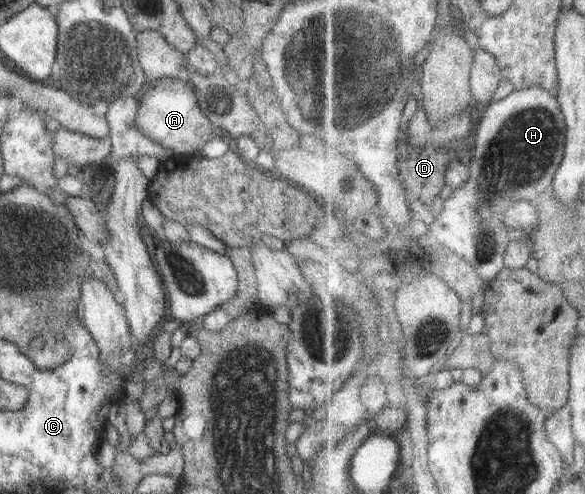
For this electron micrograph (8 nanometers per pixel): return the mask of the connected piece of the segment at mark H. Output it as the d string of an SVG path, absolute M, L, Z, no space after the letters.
M533 86L523 90L515 89L512 94L509 94L506 98L499 101L494 101L488 106L488 109L480 121L480 125L476 133L475 150L472 156L470 164L470 177L469 181L463 185L454 189L454 193L449 197L444 205L442 213L439 215L439 220L431 227L432 243L436 246L445 246L451 248L454 252L457 252L459 256L463 256L469 263L473 263L477 267L477 272L483 277L483 280L487 283L493 282L499 275L505 270L506 255L511 245L511 237L509 232L512 230L507 223L505 223L505 214L509 210L513 209L513 206L517 205L517 202L521 200L529 200L531 202L537 202L539 197L543 194L552 193L556 175L560 170L562 163L566 156L566 149L568 146L568 120L566 119L565 112L563 111L560 99L553 95L552 91L549 91L541 86Z

